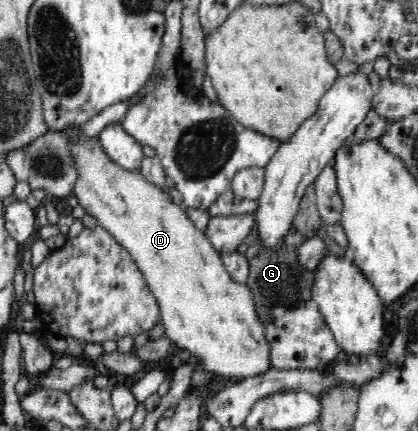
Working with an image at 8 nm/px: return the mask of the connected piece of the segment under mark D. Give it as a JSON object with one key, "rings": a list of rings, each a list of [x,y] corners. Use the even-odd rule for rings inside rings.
{"rings":[[[66,125],[58,129],[58,133],[64,133],[68,139],[66,147],[78,175],[70,194],[76,197],[85,214],[96,218],[100,227],[109,231],[133,258],[159,303],[165,335],[174,343],[174,348],[188,350],[199,358],[203,369],[233,383],[266,373],[271,368],[269,342],[265,339],[265,323],[257,315],[253,292],[246,284],[232,281],[219,252],[205,233],[196,228],[184,208],[173,203],[168,192],[152,184],[141,172],[131,172],[116,165],[104,152],[99,137],[85,136],[81,126]]]}

